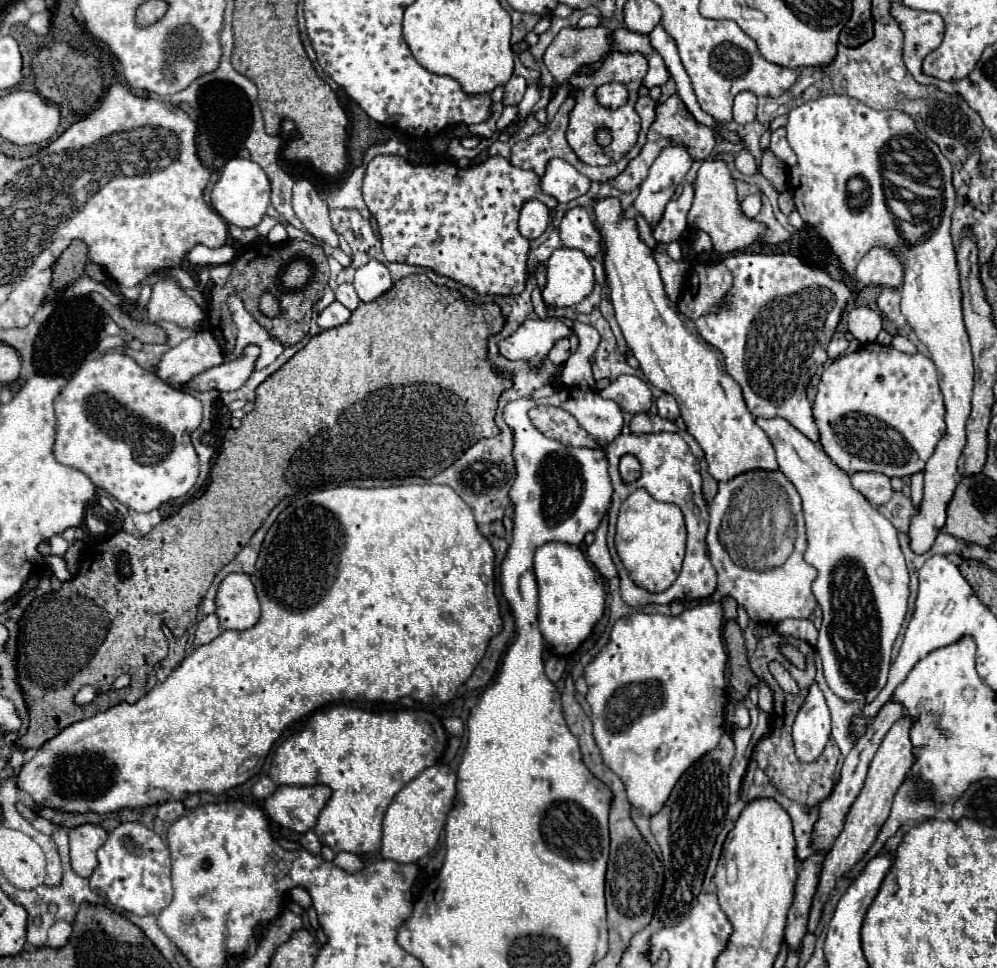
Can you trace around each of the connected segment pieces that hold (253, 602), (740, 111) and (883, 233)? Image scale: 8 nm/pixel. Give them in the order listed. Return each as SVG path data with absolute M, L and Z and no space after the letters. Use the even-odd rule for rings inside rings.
M230 574L220 582L216 616L224 630L248 630L260 620L260 602L248 574Z
M740 92L734 98L734 122L746 124L756 118L756 96L752 92Z
M824 96L792 108L786 130L788 142L798 156L798 164L792 166L788 174L796 210L800 212L802 220L828 240L834 254L850 274L860 258L874 246L884 246L900 258L904 266L902 314L910 322L920 342L930 350L930 356L938 368L940 390L946 406L946 432L926 462L924 498L918 512L912 516L908 530L912 552L924 554L934 546L934 536L938 536L938 532L944 528L946 504L950 504L950 496L954 496L954 488L958 486L956 462L966 444L964 426L970 416L974 382L972 352L962 322L962 294L956 252L950 238L950 216L956 206L952 166L942 154L938 154L936 144L930 140L930 152L938 156L938 164L942 168L940 194L920 202L898 202L898 208L904 206L910 212L902 216L886 198L884 176L878 172L878 152L882 152L886 140L894 140L894 136L922 136L908 114L900 110L878 112L848 96ZM852 178L862 178L866 182L866 188L860 194L850 190Z

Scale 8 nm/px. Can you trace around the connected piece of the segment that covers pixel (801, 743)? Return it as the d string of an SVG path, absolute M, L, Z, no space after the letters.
M818 684L810 686L810 694L794 720L792 738L802 762L814 762L830 740L830 712Z

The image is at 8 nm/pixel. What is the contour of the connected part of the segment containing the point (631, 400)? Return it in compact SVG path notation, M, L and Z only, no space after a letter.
M618 376L600 394L604 398L614 400L622 410L626 410L630 414L648 412L652 406L650 386L636 376Z

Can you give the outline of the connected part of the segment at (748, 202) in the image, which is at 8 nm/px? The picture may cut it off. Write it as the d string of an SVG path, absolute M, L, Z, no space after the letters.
M756 192L756 194L752 194L752 196L746 196L746 198L742 200L742 212L744 212L748 218L754 218L754 216L760 212L760 208L762 208L762 194L760 194L760 192Z

